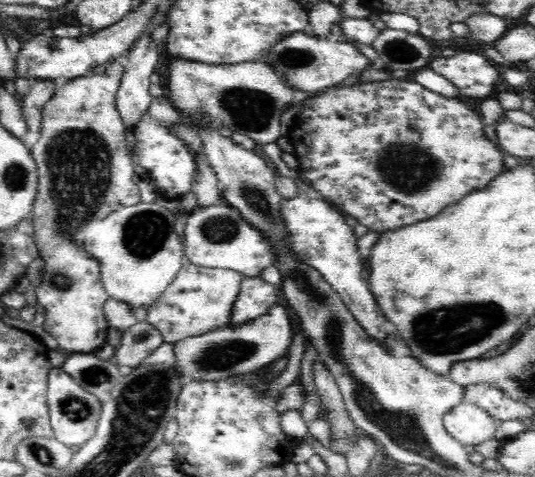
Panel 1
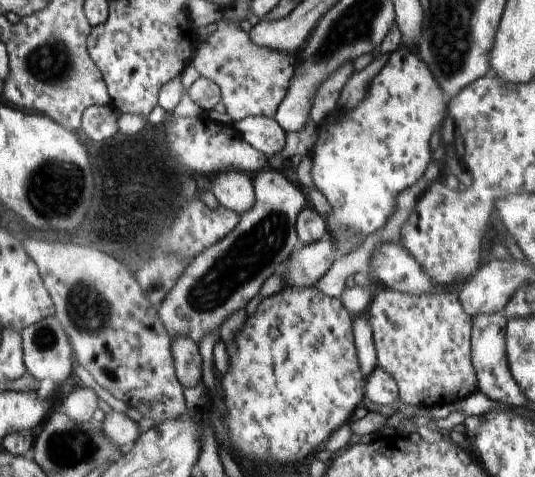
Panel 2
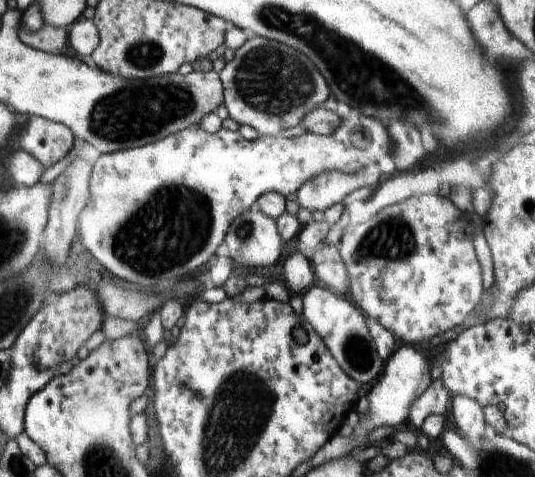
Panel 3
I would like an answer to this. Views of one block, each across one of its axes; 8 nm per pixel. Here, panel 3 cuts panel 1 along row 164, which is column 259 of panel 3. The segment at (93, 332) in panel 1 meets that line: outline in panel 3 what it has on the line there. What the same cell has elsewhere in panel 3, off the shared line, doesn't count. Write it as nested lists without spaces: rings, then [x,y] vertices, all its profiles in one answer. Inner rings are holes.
[[[255,35],[234,51],[234,57],[218,73],[223,84],[223,105],[229,117],[252,126],[261,136],[276,137],[303,122],[305,114],[332,96],[331,90],[311,59],[284,43]]]

